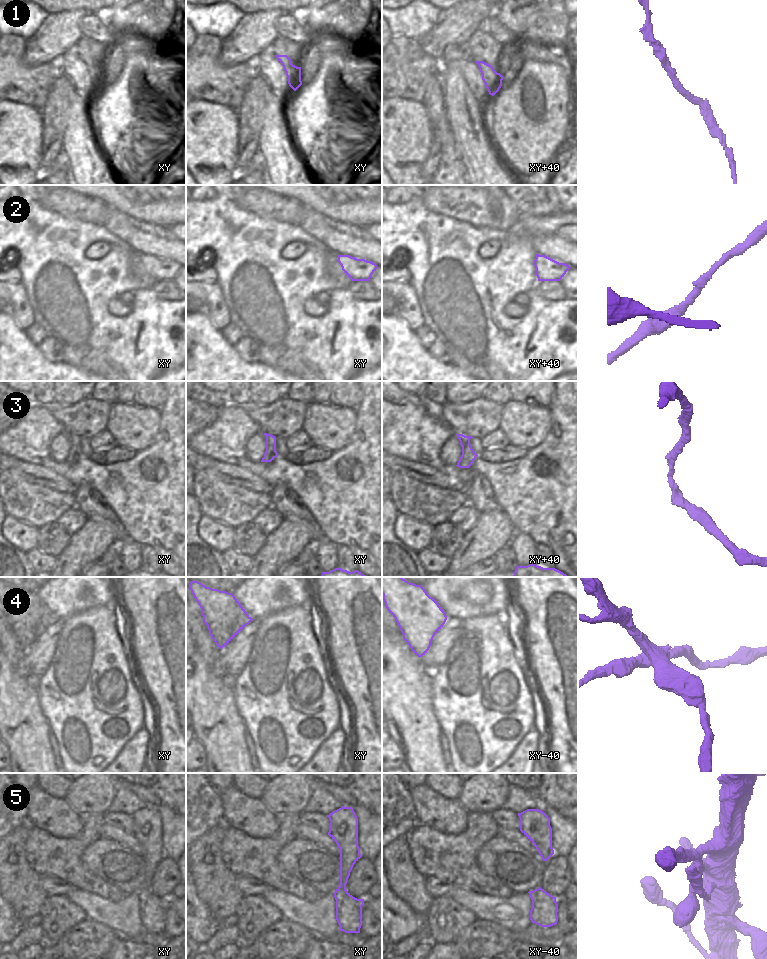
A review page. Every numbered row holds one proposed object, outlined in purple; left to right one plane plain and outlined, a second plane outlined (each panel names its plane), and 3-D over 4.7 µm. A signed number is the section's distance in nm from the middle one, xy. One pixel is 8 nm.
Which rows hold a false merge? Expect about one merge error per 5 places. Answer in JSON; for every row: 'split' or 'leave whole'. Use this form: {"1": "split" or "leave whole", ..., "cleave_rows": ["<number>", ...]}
{"1": "leave whole", "2": "split", "3": "leave whole", "4": "split", "5": "leave whole", "cleave_rows": ["2", "4"]}

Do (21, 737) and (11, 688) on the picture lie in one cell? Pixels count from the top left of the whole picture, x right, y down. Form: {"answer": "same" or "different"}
{"answer": "same"}

